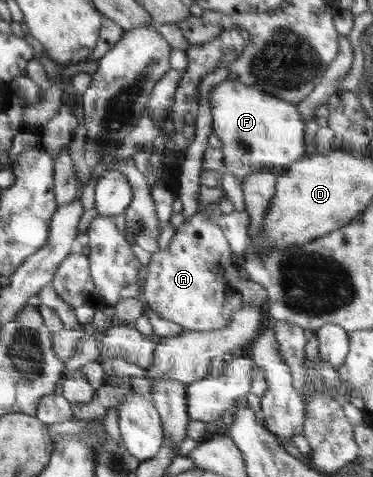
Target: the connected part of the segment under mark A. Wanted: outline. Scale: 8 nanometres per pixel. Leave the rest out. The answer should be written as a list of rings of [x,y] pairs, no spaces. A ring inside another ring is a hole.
[[[206,212],[190,216],[176,228],[165,250],[152,253],[141,295],[160,317],[180,324],[185,331],[199,332],[225,328],[233,313],[244,308],[244,304],[262,306],[268,297],[258,282],[241,278],[216,217]]]

